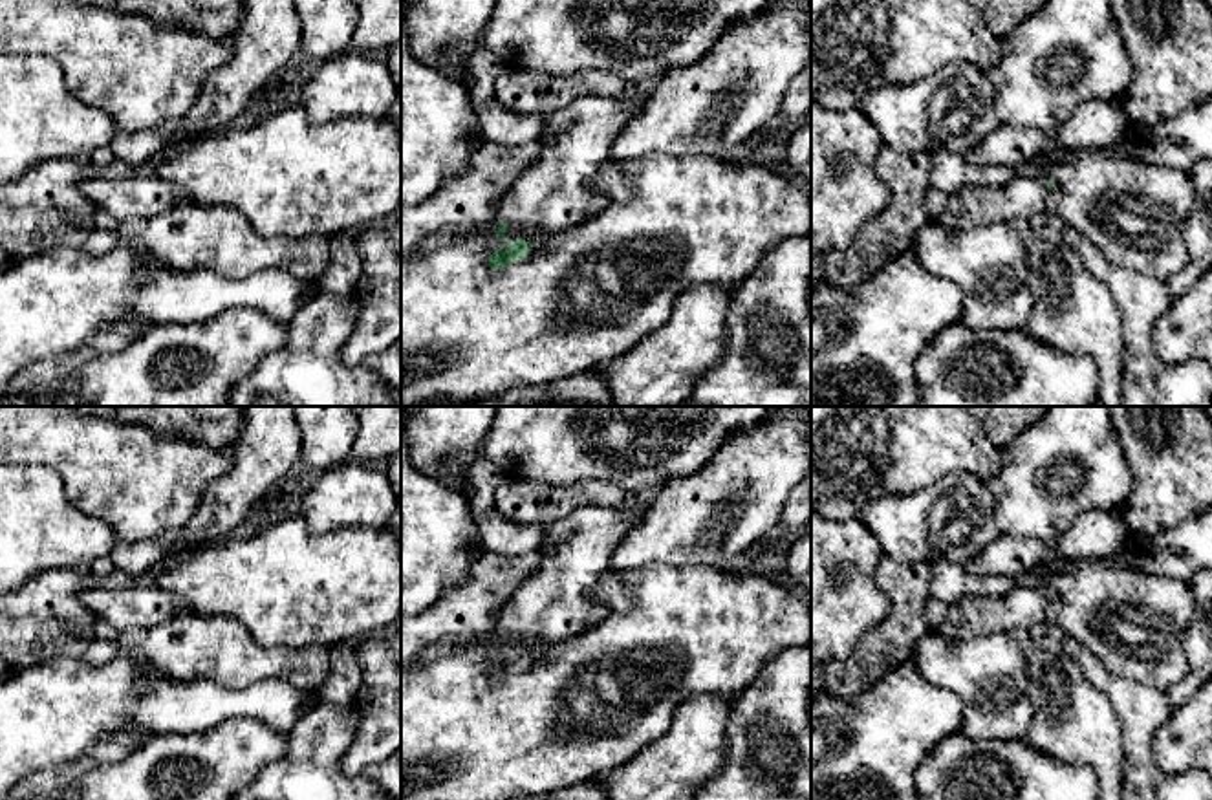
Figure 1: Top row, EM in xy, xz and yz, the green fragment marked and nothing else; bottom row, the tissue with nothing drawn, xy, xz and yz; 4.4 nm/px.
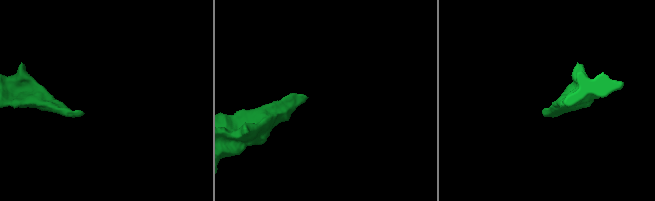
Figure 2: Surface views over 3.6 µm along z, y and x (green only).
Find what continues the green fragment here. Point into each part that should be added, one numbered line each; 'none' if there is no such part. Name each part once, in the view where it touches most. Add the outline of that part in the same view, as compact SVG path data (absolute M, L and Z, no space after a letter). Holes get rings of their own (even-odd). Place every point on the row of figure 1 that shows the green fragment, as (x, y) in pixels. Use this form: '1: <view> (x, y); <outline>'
1: xz (559, 189); M580 97L546 115L540 154L500 201L494 222L557 232L590 220L608 203L597 178L613 157L611 145L644 103Z

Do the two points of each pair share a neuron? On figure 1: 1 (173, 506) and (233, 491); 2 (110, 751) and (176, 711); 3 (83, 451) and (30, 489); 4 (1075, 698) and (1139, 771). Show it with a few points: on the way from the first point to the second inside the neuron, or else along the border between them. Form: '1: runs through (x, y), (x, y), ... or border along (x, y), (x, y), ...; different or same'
1: border along (229, 467), (209, 486), (194, 515), (173, 531); different
2: border along (149, 735), (125, 727), (99, 740); different
3: border along (19, 464), (48, 465), (77, 508); different
4: border along (1114, 711), (1123, 742), (1123, 780); different

